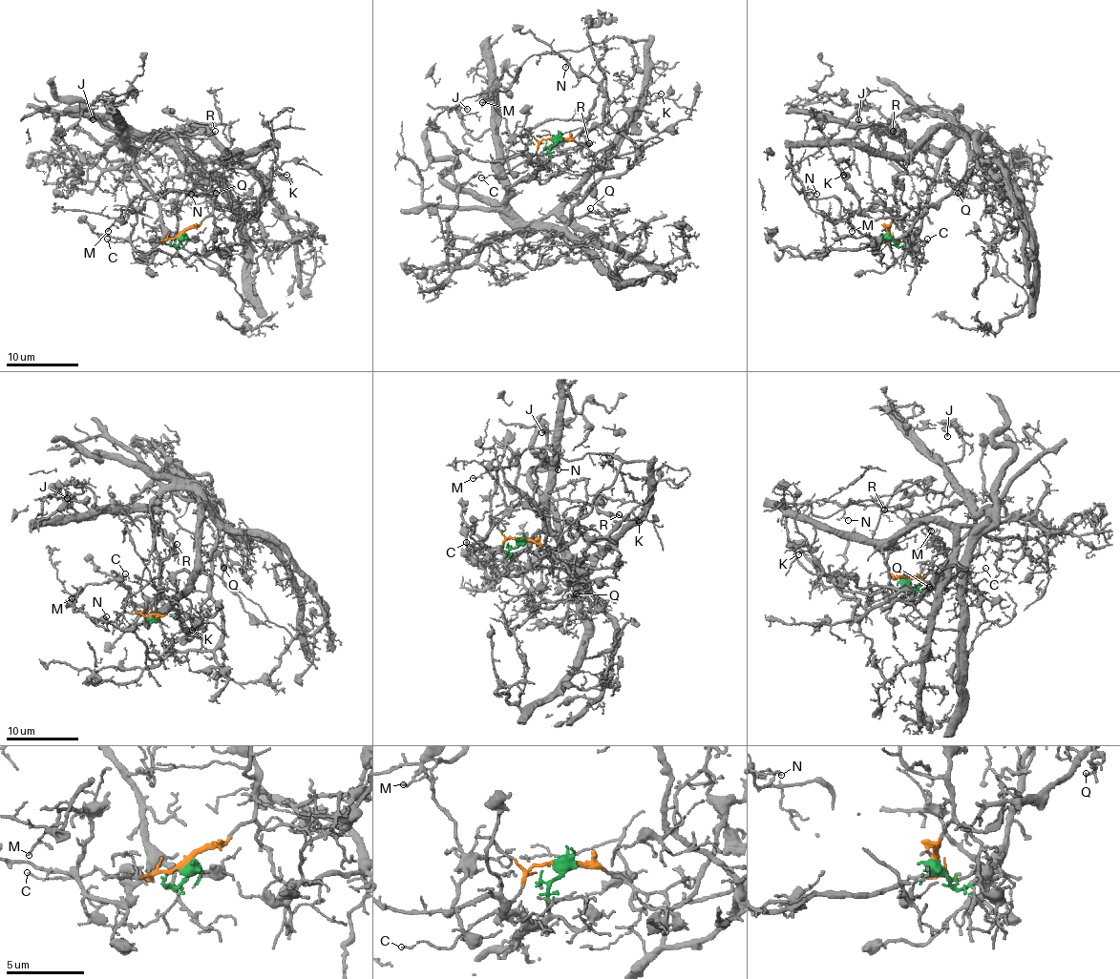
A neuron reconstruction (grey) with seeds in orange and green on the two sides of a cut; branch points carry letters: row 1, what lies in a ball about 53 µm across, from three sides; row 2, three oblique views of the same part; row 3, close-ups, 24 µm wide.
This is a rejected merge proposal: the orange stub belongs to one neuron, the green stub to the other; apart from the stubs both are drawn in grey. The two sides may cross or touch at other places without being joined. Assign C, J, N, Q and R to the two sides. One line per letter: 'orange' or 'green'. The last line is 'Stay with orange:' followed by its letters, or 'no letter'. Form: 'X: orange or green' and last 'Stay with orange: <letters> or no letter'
C: orange
J: green
N: orange
Q: orange
R: green
Stay with orange: C, N, Q

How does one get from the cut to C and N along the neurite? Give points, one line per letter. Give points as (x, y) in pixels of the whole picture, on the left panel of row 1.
C: (179, 234), (163, 241), (140, 238), (129, 241), (107, 239)
N: (179, 234), (213, 212), (211, 171), (271, 145), (253, 163), (229, 167), (207, 192), (183, 192), (191, 194)

